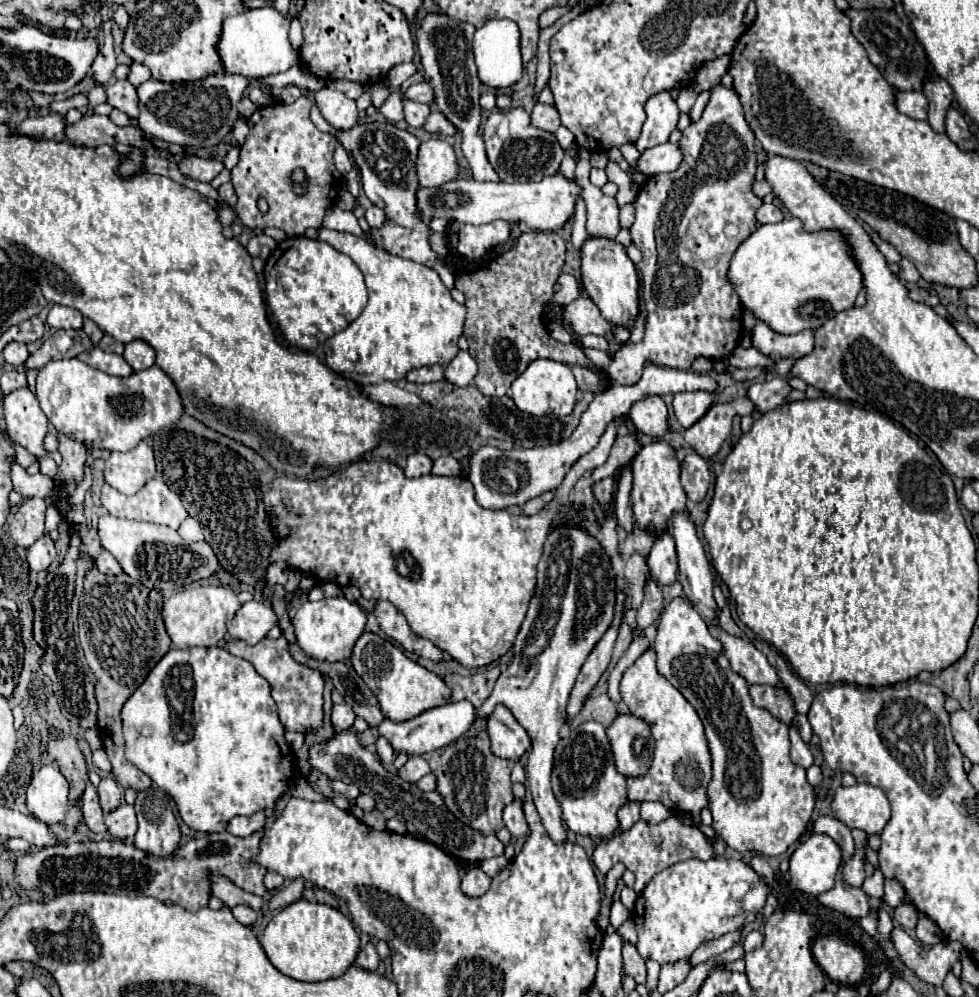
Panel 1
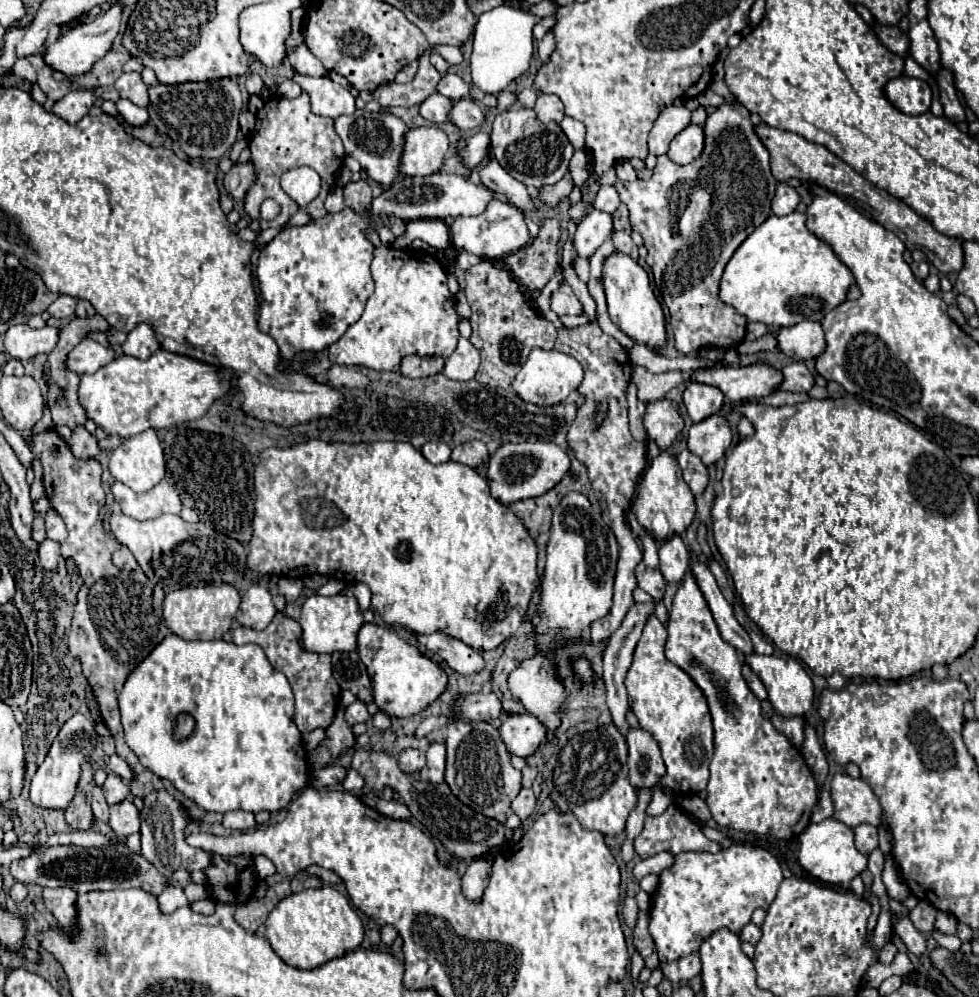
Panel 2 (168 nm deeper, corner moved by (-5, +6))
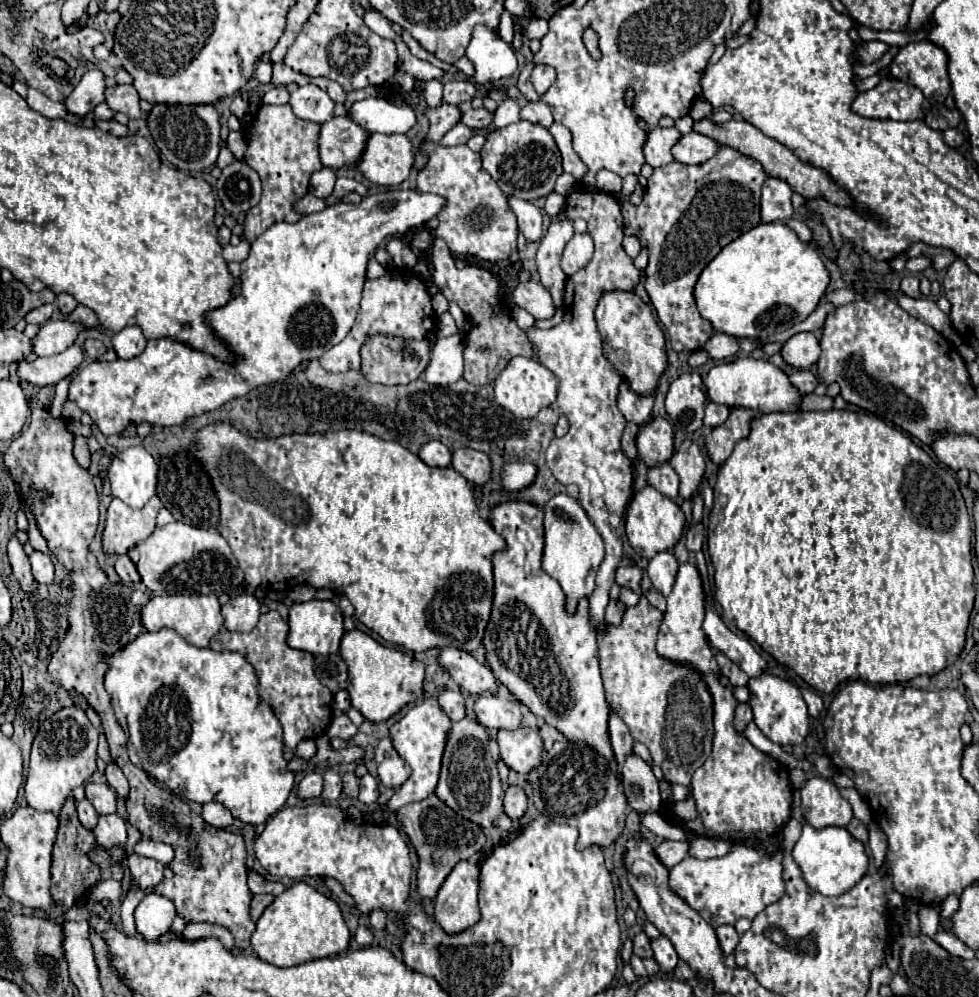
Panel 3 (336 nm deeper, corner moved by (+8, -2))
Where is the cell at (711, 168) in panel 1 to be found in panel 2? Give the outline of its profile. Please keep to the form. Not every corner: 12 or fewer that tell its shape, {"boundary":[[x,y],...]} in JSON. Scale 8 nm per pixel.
{"boundary":[[741,102],[689,166],[617,180],[675,348],[737,348],[733,252],[771,216],[769,152]]}

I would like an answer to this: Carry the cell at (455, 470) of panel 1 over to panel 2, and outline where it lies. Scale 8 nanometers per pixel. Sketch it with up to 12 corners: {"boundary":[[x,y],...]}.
{"boundary":[[479,440],[453,448],[453,462],[477,468],[489,452]]}

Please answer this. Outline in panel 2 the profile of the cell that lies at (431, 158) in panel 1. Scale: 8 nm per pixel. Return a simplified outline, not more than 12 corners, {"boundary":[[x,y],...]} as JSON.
{"boundary":[[421,126],[405,134],[401,172],[443,168],[449,138]]}

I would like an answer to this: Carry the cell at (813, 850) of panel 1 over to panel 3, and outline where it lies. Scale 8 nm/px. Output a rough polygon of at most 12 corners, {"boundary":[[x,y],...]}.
{"boundary":[[804,824],[792,856],[804,880],[840,896],[868,872],[846,828]]}

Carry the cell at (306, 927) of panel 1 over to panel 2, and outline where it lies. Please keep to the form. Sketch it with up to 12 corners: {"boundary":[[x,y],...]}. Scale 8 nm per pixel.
{"boundary":[[329,886],[289,894],[265,936],[285,964],[357,950],[363,922]]}

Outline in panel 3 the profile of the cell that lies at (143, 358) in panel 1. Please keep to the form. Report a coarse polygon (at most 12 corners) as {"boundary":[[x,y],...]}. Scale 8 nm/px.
{"boundary":[[126,326],[114,334],[118,358],[142,354],[148,340],[140,326]]}

